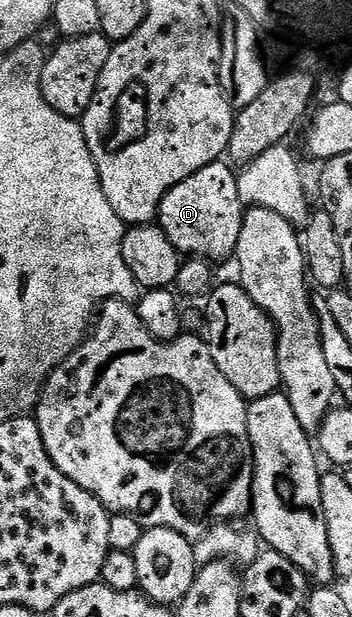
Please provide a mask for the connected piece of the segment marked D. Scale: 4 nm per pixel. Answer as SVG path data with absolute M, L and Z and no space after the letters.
M223 159L209 163L209 167L201 167L201 171L189 175L189 179L177 183L161 199L157 224L181 255L201 257L212 263L236 256L245 206L238 191L236 170L230 167Z

